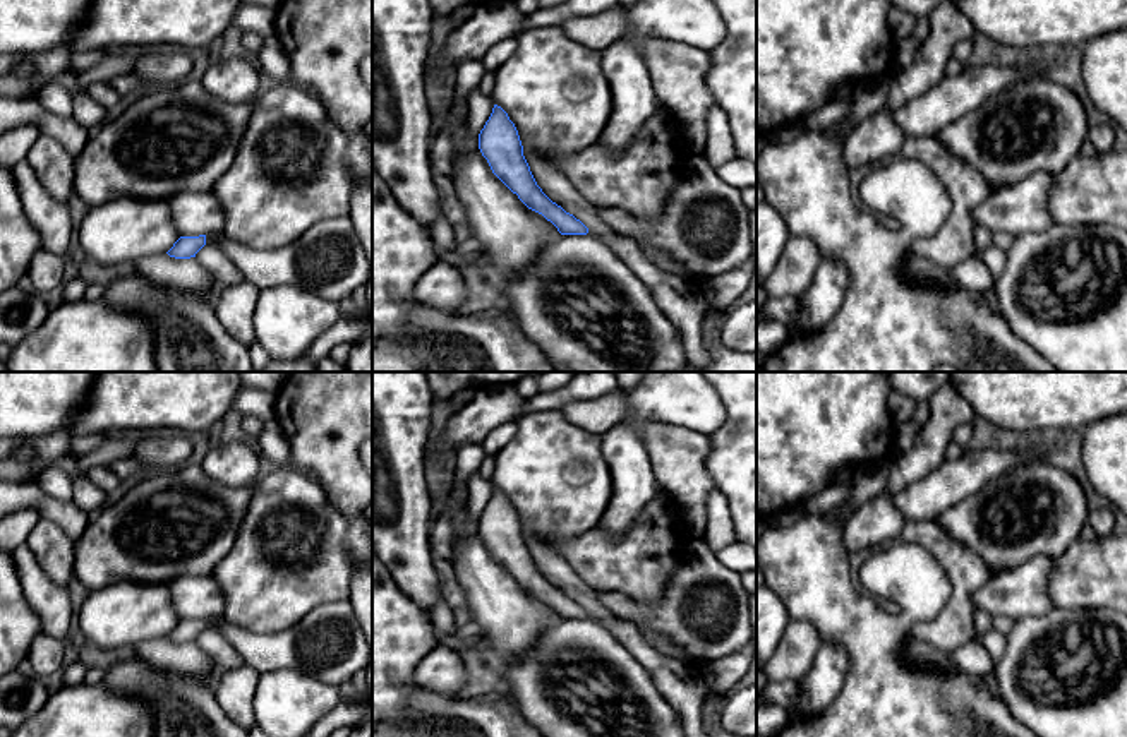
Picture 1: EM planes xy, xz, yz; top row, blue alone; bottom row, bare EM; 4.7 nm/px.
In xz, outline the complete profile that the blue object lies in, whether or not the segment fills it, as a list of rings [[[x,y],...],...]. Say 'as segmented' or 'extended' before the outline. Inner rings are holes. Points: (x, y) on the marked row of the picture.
as segmented; [[[494,105],[479,134],[479,149],[492,173],[532,211],[551,221],[561,235],[587,235],[588,228],[552,202],[537,185],[523,156],[523,146],[508,113]]]

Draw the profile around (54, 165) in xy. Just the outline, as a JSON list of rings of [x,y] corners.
[[[39,132],[26,161],[53,199],[69,201],[74,194],[74,156],[62,142]]]

